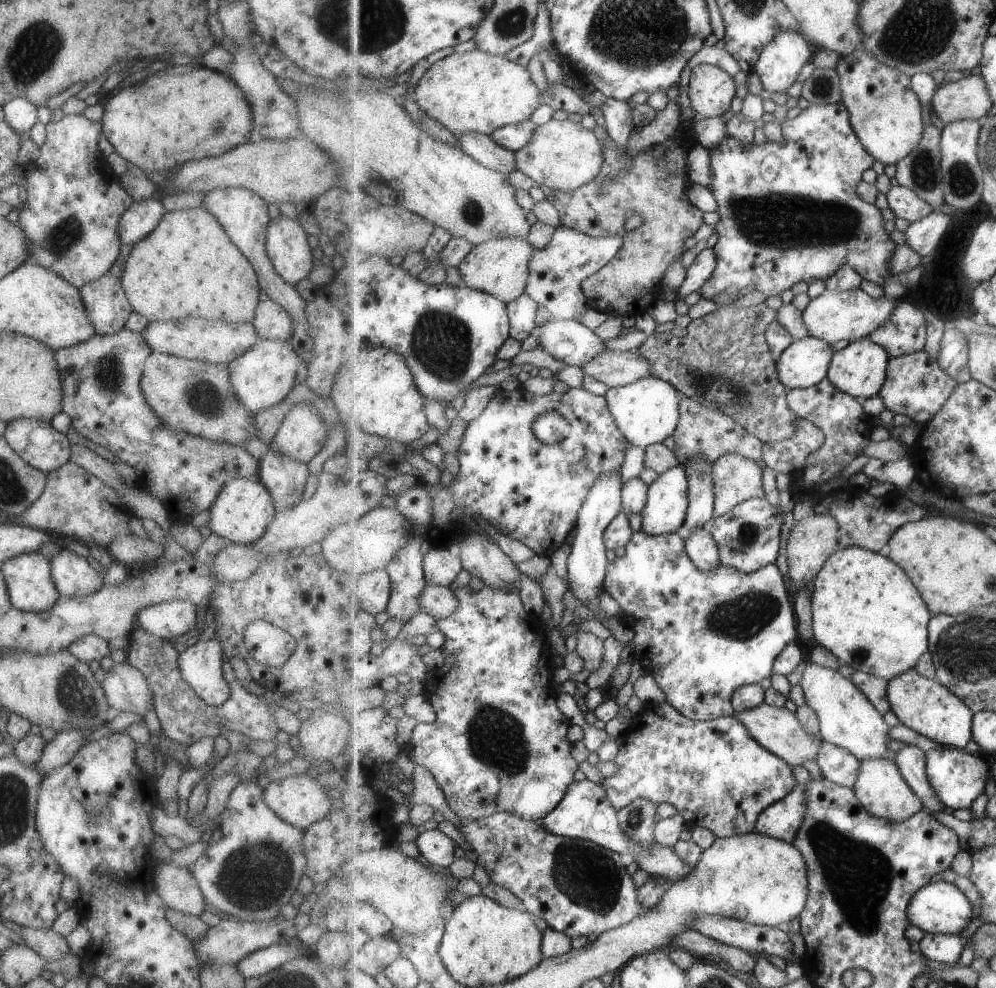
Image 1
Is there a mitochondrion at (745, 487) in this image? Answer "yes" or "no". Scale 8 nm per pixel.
no

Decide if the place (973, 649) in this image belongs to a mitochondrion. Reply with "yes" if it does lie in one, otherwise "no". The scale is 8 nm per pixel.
yes

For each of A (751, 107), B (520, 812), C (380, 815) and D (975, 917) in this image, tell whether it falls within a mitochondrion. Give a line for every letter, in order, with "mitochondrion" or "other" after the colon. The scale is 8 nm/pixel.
A: other
B: other
C: other
D: other

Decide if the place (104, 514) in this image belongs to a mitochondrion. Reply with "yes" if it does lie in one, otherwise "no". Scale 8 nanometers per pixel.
no

